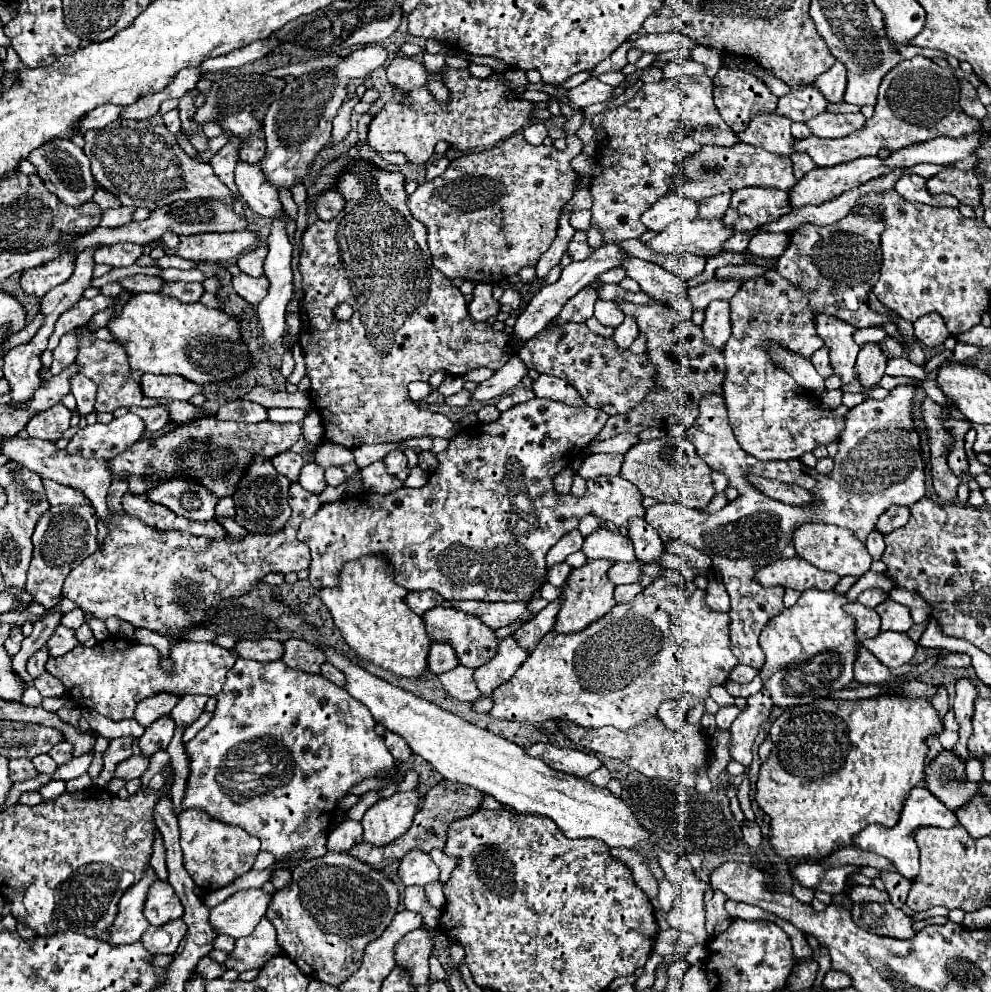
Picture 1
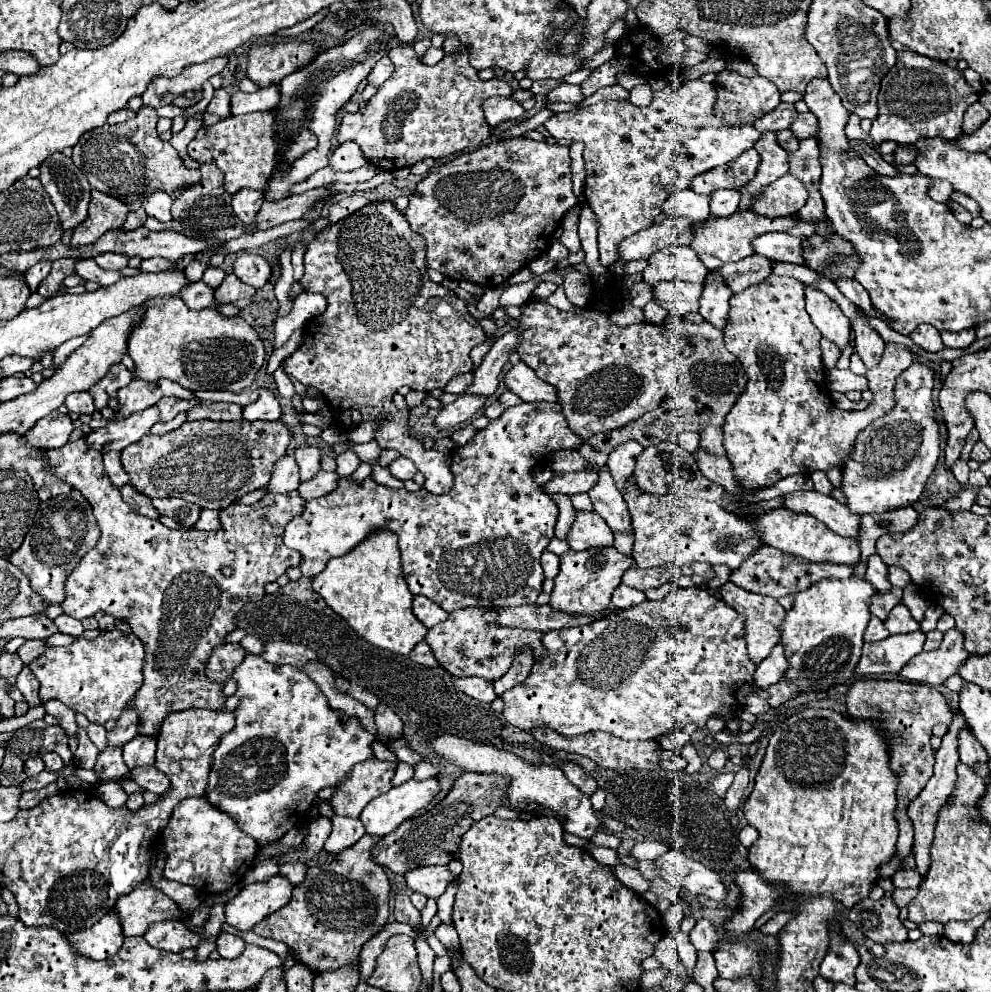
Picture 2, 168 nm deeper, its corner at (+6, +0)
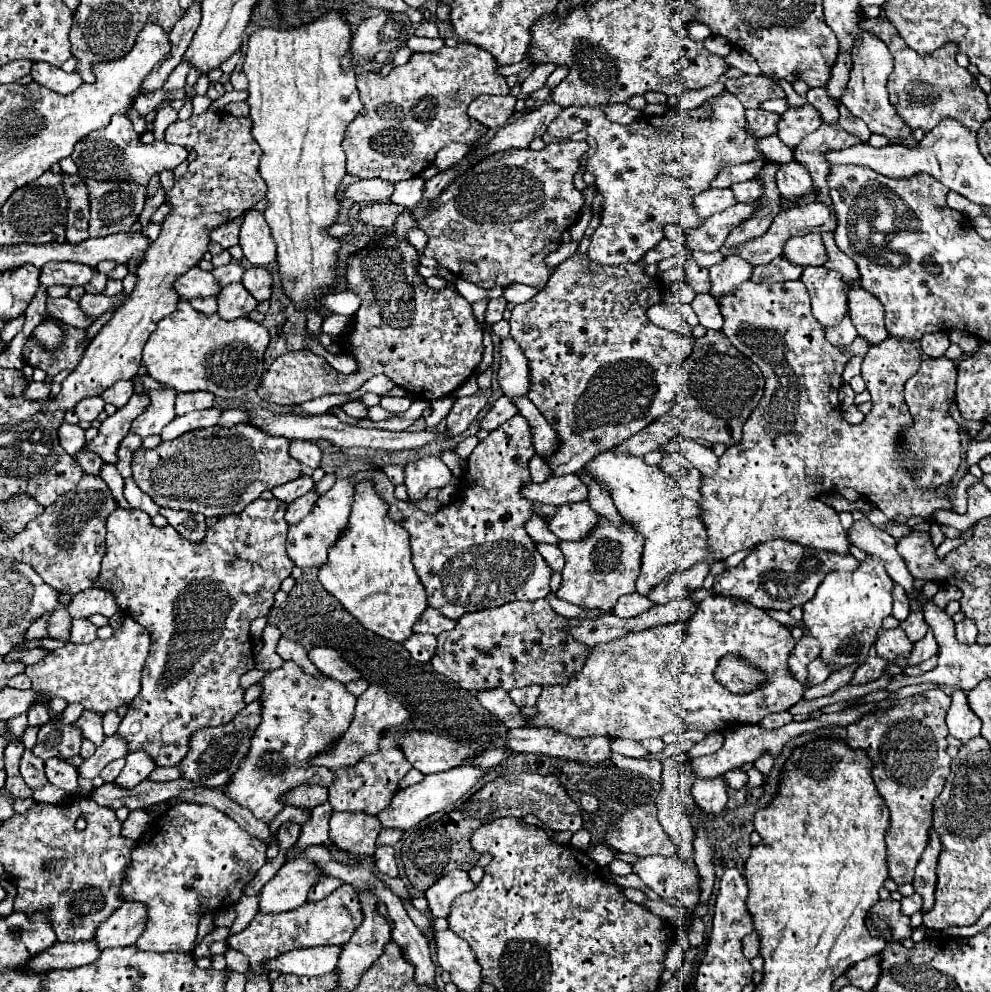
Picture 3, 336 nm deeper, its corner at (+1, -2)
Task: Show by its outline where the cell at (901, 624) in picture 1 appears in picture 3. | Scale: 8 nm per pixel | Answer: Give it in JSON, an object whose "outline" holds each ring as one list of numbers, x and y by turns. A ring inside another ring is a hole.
{"outline":[[911,612,903,622,899,622,899,626,905,630,905,634,907,634,907,638,911,642,921,640,925,636,925,632,927,632,927,622,925,622,921,612]]}

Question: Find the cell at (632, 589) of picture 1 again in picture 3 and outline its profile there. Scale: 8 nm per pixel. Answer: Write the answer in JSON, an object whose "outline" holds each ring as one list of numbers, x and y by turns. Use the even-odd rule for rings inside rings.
{"outline":[[637,592,633,594,627,594,627,596,621,596,613,608,613,614,617,614,619,618,631,618,631,616,637,616,645,610,649,610,653,606,653,602,647,598,647,596,641,596]]}

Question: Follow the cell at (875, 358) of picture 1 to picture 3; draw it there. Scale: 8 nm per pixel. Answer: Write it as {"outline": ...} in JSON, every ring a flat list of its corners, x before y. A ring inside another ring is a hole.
{"outline":[[859,284,849,288,849,314,859,336,871,346,881,344,889,334,883,324,883,306,873,294,867,294]]}

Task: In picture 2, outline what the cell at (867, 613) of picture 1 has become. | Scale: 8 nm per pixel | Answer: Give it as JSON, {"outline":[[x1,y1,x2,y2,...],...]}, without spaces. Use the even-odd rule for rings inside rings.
{"outline":[[876,616,870,618,870,624,866,628,864,634,864,642,878,642,878,640,886,640,888,638,888,630,884,628,884,622,878,620]]}

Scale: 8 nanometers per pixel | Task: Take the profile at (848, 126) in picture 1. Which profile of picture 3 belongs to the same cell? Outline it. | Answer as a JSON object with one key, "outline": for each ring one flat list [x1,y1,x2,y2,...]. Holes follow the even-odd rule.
{"outline":[[805,104,801,108,789,108,781,120,779,120,779,132,777,136,791,148,795,148,807,134,815,132,821,126,821,116,819,112,811,106]]}

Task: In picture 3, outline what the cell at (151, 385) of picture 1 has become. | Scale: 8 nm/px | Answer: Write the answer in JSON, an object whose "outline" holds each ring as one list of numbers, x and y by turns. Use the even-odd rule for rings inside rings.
{"outline":[[133,394,123,408,119,408,113,416,107,416,107,420,101,422,95,440,87,442,85,446,99,454,105,462,115,464,119,442,127,436,131,422,145,410,145,406,149,406,149,394]]}

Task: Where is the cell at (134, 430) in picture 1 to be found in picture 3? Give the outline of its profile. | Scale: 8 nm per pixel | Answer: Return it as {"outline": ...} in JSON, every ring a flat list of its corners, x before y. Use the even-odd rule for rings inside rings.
{"outline":[[165,388,161,392,149,392,151,404,147,412,143,412,133,424,131,434,137,434,139,438,147,438,151,434,161,434,161,430,175,418,175,396,177,392,171,388]]}

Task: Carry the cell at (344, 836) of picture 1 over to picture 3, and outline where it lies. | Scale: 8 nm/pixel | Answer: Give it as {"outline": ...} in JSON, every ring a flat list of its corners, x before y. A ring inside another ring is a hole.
{"outline":[[333,812,329,840,337,842,337,846,341,846,341,850,373,856,375,840,377,840,379,832,381,832,381,824,379,824,377,816]]}

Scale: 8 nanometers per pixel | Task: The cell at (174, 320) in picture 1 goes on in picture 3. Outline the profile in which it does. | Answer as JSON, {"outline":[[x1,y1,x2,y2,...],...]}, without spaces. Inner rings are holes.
{"outline":[[179,300,177,310,169,316,165,316,157,330,149,336,145,348,143,348,143,360,141,366,147,368,147,374,155,378,157,382,179,390,179,392,193,392,203,390,211,392,219,398,241,398,255,390,261,384,263,378,263,352,269,344,269,332,249,320,249,318,237,318,237,320,223,320,219,314,205,316,197,312,187,300]]}

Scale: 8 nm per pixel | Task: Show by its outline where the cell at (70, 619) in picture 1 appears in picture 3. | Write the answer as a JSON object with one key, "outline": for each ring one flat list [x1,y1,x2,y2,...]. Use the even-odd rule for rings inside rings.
{"outline":[[85,618,73,620,69,642,73,642,73,644,89,644,89,642,93,642,97,638,95,632,97,632,97,626,93,626,89,620,85,620]]}

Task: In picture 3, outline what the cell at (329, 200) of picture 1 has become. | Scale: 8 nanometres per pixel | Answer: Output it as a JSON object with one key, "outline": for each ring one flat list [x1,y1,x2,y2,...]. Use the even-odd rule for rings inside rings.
{"outline":[[379,202,379,204,367,204,359,210,357,220,363,224,375,226,375,228,389,228,395,224,397,214,403,212,403,206,393,202]]}

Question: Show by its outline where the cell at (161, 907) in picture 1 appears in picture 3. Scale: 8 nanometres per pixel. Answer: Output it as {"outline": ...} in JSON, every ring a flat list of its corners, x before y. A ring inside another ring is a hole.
{"outline":[[123,902,99,928,97,928,97,944,101,950,113,946,131,946,141,936,141,928,145,928,145,910,141,902]]}

